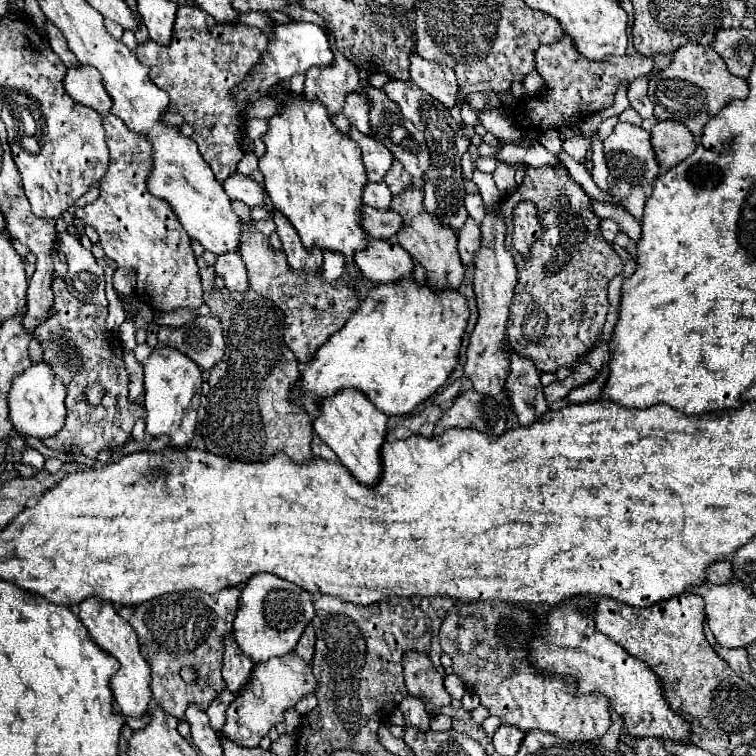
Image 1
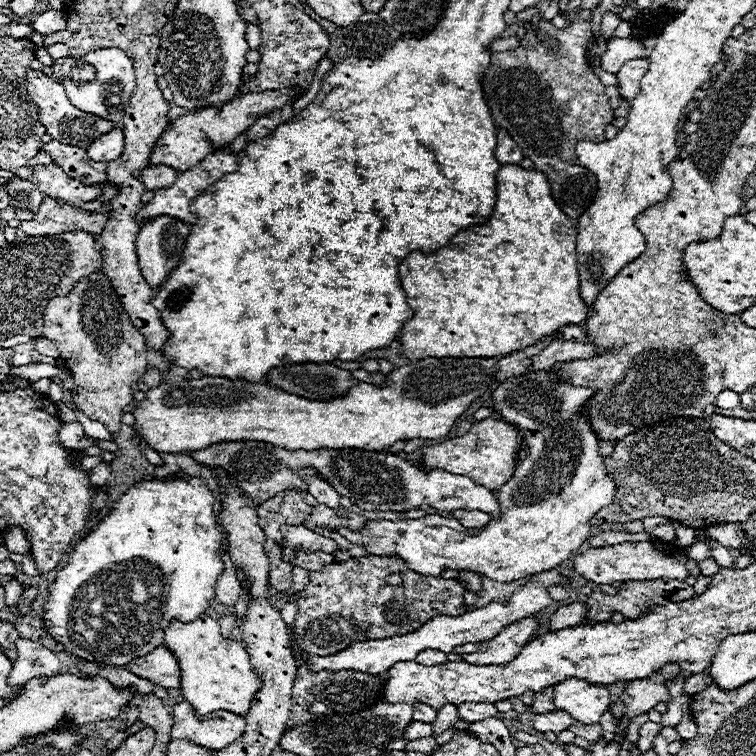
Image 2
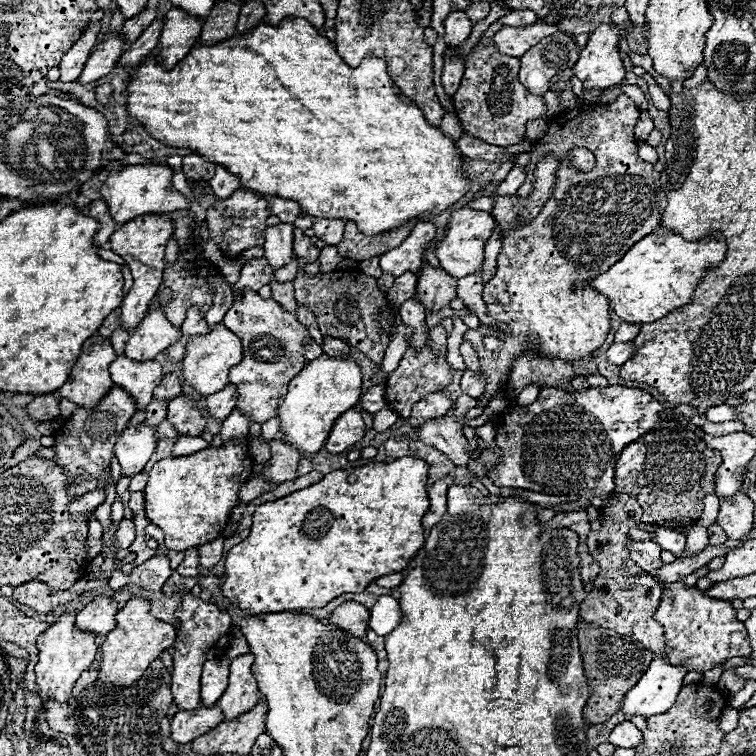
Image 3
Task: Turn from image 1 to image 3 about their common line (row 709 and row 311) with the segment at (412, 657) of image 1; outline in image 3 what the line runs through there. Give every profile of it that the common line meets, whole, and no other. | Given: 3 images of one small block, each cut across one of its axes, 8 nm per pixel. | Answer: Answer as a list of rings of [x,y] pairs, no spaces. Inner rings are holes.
[[[426,266],[422,270],[422,276],[418,278],[416,298],[426,308],[426,312],[440,312],[444,308],[450,308],[450,300],[456,298],[456,286],[456,278],[452,278],[444,270]]]

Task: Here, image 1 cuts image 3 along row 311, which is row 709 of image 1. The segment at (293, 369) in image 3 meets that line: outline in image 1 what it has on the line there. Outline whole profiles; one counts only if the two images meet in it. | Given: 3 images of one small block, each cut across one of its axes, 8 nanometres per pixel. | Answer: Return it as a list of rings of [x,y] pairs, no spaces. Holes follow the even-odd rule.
[[[294,652],[282,658],[270,658],[266,664],[256,664],[252,670],[250,684],[244,686],[244,690],[236,696],[236,700],[230,704],[226,712],[226,724],[220,730],[220,736],[244,748],[258,746],[260,740],[270,732],[270,728],[284,720],[282,718],[284,710],[296,706],[296,702],[302,696],[314,692],[314,688],[316,688],[316,678],[312,674],[310,664],[306,664]]]

